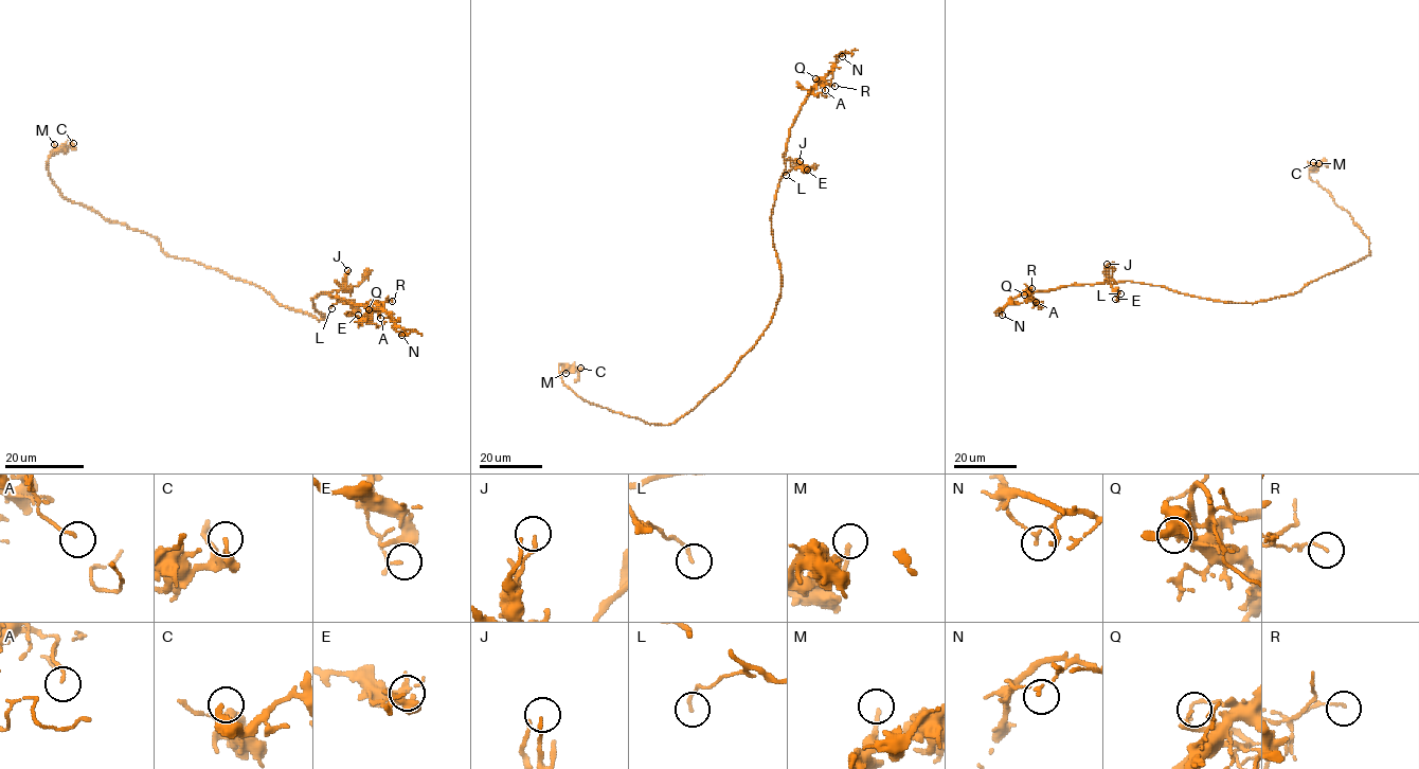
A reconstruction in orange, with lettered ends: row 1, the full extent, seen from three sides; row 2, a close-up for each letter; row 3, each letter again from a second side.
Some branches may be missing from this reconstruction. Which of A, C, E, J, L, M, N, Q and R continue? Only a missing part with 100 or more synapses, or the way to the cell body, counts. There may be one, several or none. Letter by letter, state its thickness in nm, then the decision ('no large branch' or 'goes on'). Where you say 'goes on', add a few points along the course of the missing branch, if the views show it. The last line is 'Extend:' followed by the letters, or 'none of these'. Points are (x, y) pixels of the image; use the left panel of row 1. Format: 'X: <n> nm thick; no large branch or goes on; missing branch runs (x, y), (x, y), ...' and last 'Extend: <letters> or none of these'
A: 100 nm thick; no large branch
C: 280 nm thick; no large branch
E: 70 nm thick; no large branch
J: 120 nm thick; no large branch
L: 120 nm thick; no large branch
M: 170 nm thick; no large branch
N: 130 nm thick; no large branch
Q: 200 nm thick; goes on; missing branch runs (369, 309), (365, 315), (390, 322), (401, 334), (355, 351), (336, 351), (271, 339), (244, 325), (239, 329)
R: 90 nm thick; no large branch
Extend: Q

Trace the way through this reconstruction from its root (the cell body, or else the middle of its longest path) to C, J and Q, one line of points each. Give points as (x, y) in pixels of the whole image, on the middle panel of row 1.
C: (759, 336), (720, 385), (668, 425), (647, 424), (581, 399), (562, 381), (558, 367), (580, 368)
J: (759, 336), (774, 313), (780, 287), (771, 221), (775, 192), (785, 168), (784, 160), (800, 161)
Q: (759, 336), (780, 292), (771, 216), (785, 168), (784, 154), (800, 106), (823, 84), (815, 78)

